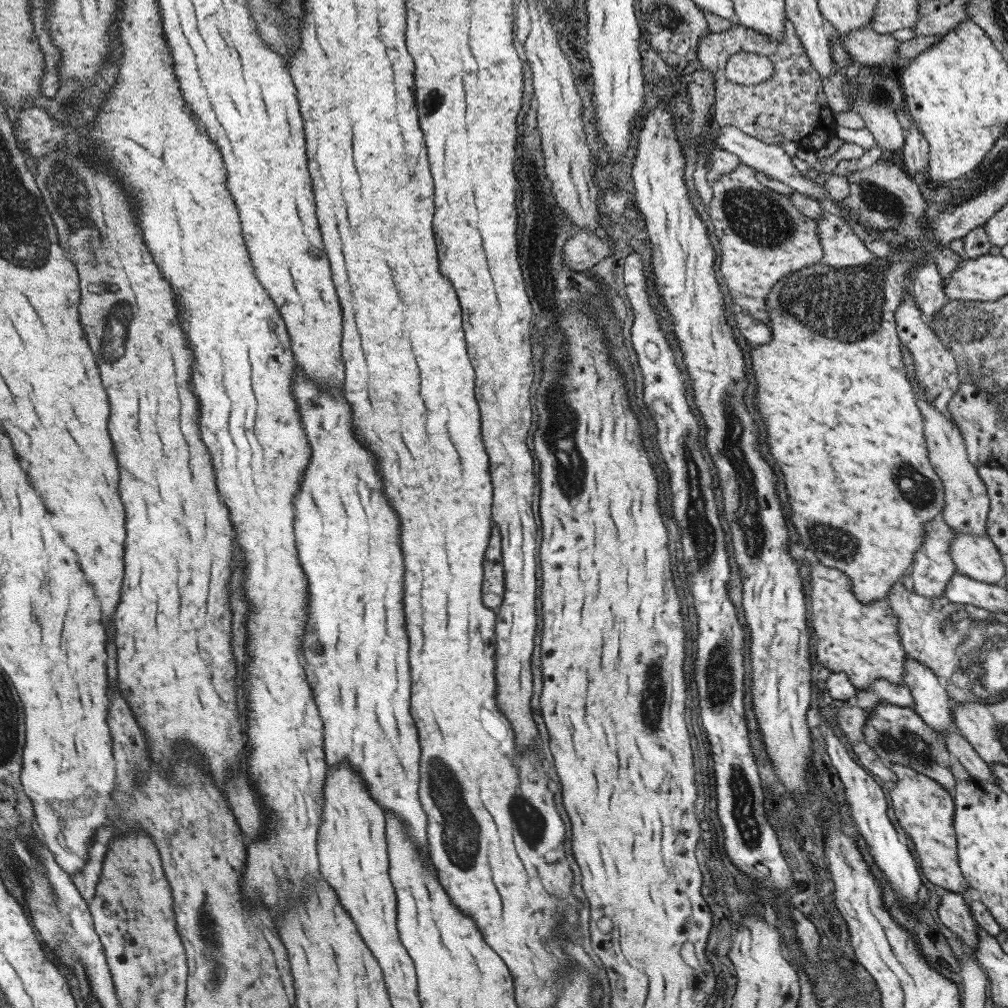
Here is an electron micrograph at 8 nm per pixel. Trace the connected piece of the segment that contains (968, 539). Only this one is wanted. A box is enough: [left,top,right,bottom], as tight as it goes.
[950,532,1004,584]

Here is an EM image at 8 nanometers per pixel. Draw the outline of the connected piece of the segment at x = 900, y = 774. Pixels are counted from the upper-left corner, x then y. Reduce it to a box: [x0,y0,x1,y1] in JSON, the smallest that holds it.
[888,764,969,894]

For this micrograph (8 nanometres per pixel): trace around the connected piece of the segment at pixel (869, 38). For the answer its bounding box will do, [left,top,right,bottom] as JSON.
[839,28,903,68]

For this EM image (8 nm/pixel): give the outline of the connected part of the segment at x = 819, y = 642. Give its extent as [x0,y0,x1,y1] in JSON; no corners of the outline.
[807,559,907,689]

